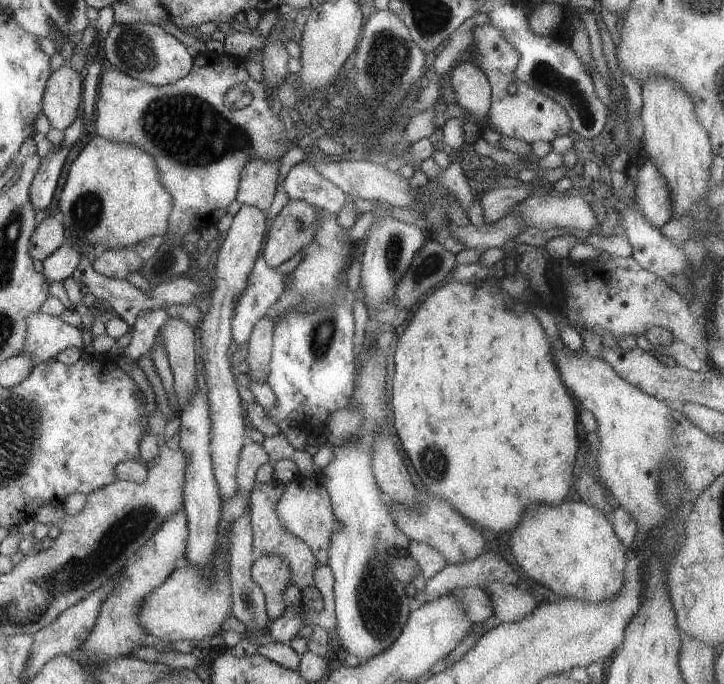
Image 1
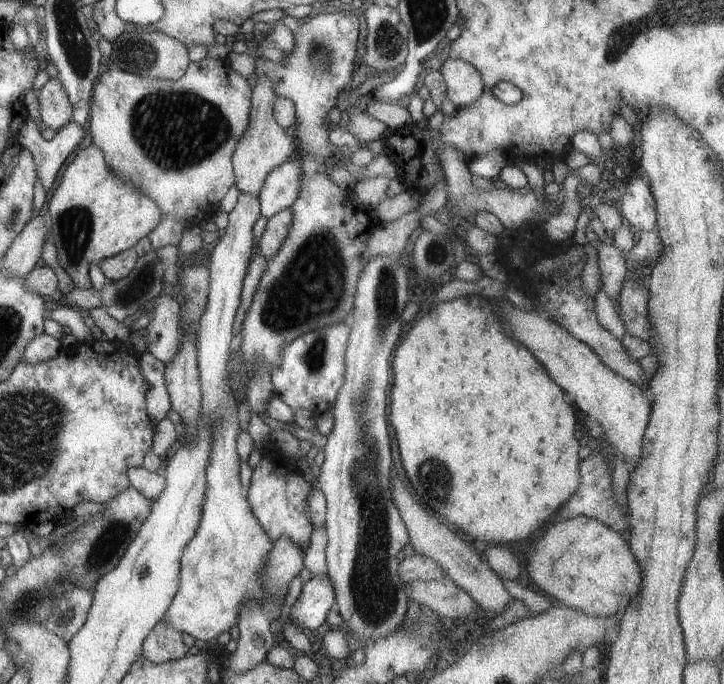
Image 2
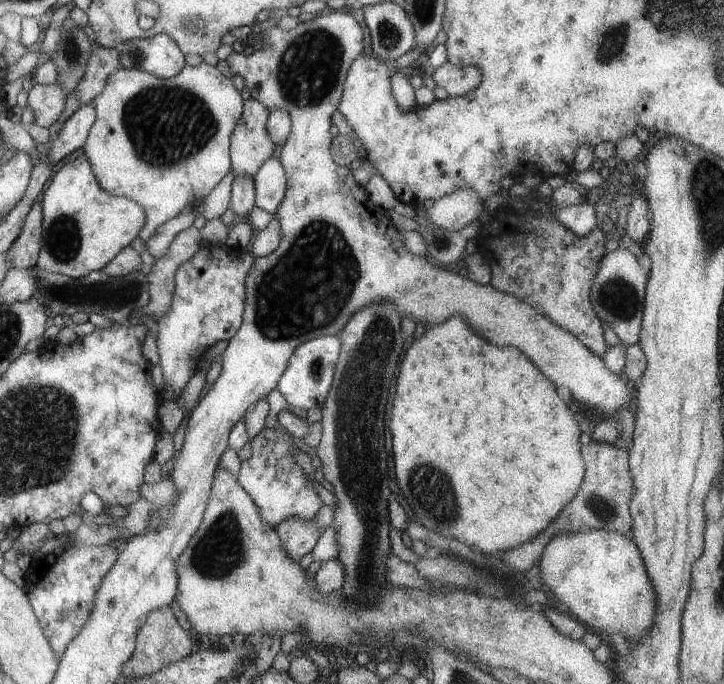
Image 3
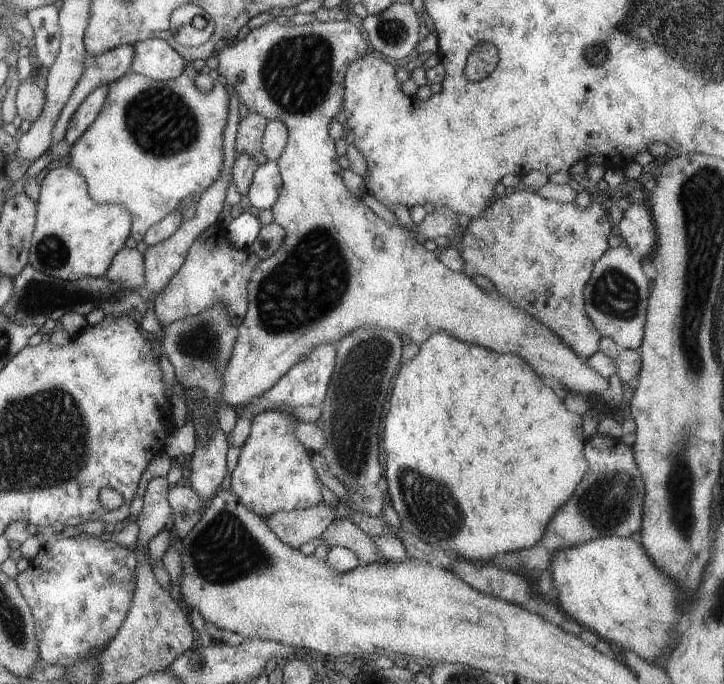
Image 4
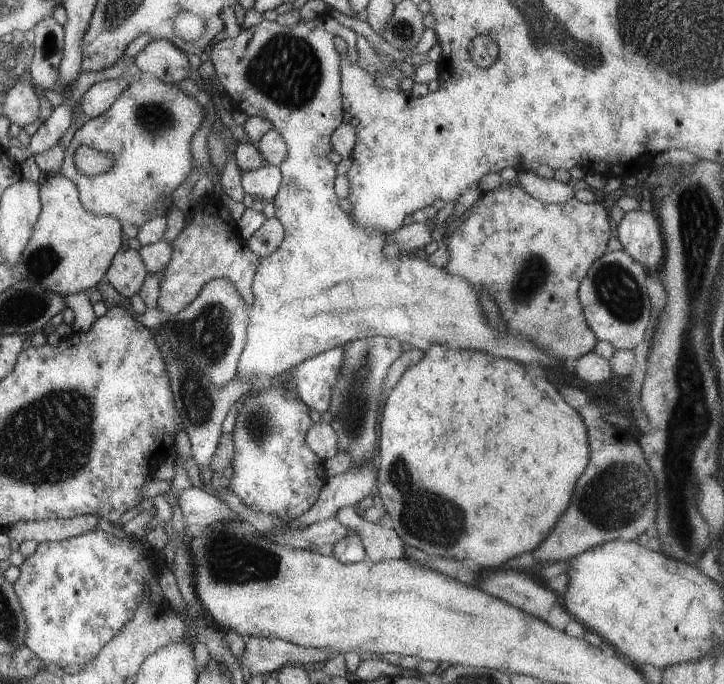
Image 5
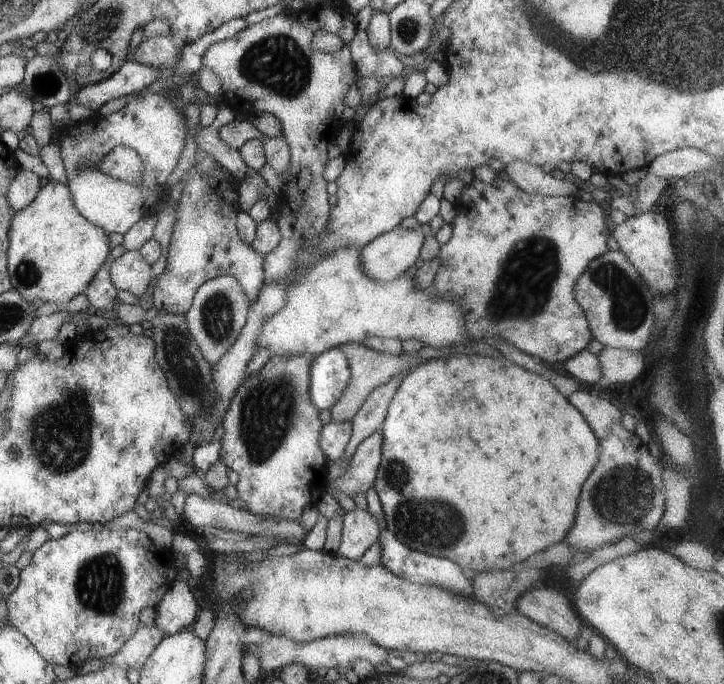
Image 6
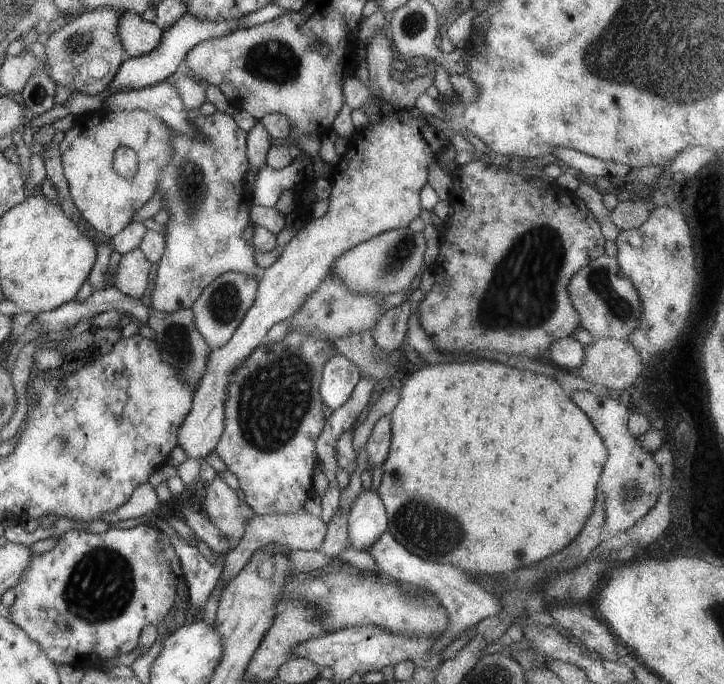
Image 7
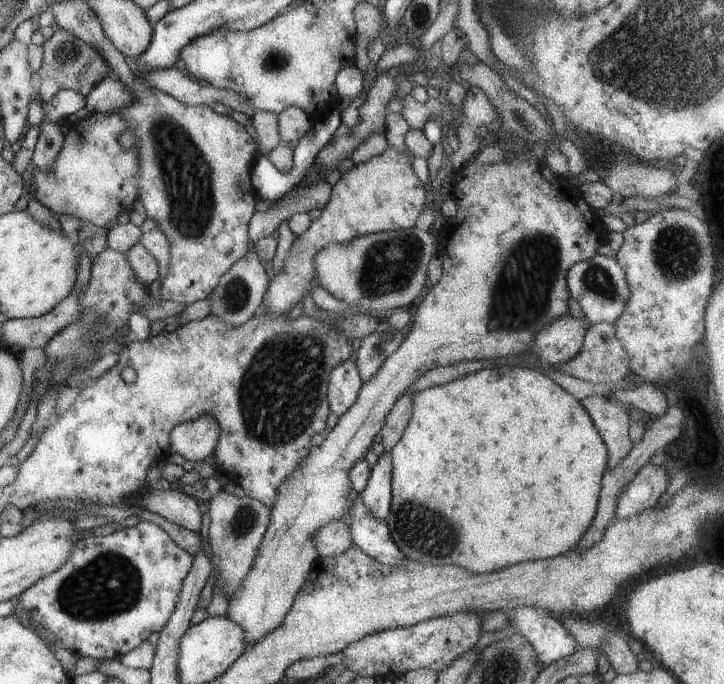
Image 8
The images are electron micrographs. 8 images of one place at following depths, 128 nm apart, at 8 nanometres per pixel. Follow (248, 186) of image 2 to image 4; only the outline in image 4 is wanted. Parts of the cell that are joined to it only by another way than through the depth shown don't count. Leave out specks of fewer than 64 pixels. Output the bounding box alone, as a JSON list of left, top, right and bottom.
[234,110,268,164]

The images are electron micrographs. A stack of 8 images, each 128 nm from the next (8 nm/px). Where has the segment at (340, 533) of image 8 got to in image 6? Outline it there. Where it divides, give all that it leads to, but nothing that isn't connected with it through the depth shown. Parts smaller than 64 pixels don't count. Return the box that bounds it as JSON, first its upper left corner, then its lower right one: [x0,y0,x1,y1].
[181,494,306,541]

